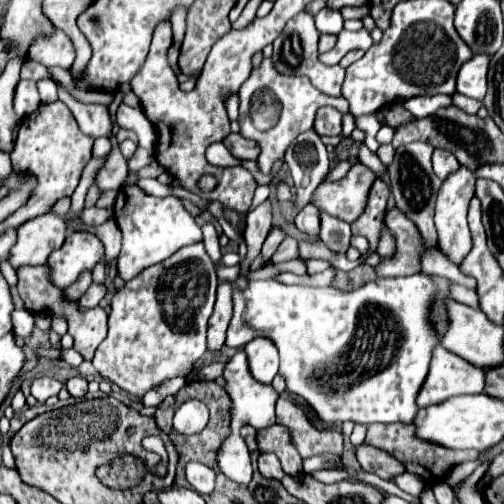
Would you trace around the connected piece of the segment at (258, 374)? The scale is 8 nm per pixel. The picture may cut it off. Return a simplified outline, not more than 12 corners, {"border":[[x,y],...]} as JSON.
{"border":[[254,337],[244,351],[254,379],[272,383],[278,349]]}

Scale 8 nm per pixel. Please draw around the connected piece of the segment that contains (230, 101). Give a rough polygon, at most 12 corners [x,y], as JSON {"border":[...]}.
{"border":[[238,93],[224,97],[230,121],[238,117]]}

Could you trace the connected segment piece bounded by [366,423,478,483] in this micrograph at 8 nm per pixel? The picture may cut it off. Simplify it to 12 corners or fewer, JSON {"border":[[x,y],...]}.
{"border":[[404,423],[368,425],[366,443],[386,449],[428,483],[474,451],[420,441]]}

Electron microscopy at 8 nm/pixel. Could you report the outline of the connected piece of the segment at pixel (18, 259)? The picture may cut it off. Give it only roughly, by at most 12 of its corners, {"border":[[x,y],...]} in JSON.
{"border":[[46,213],[18,227],[8,263],[44,265],[62,247],[66,223]]}

